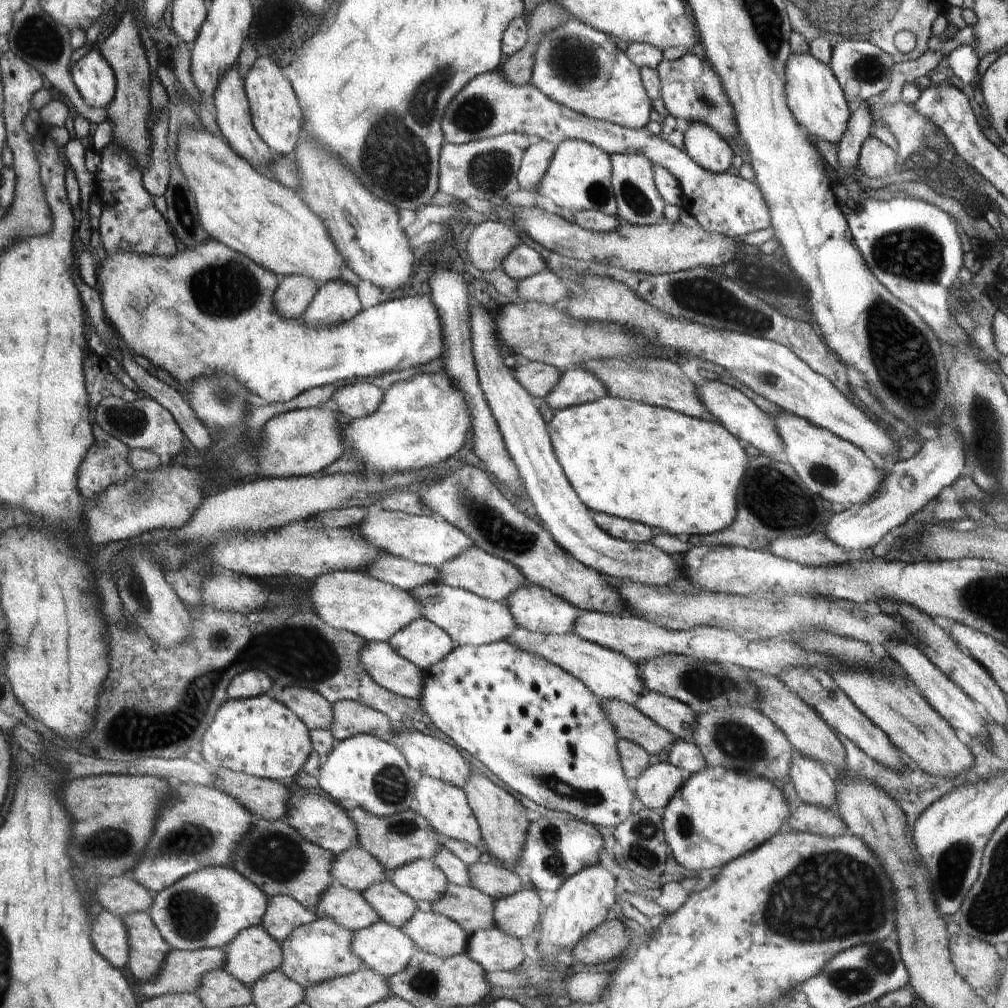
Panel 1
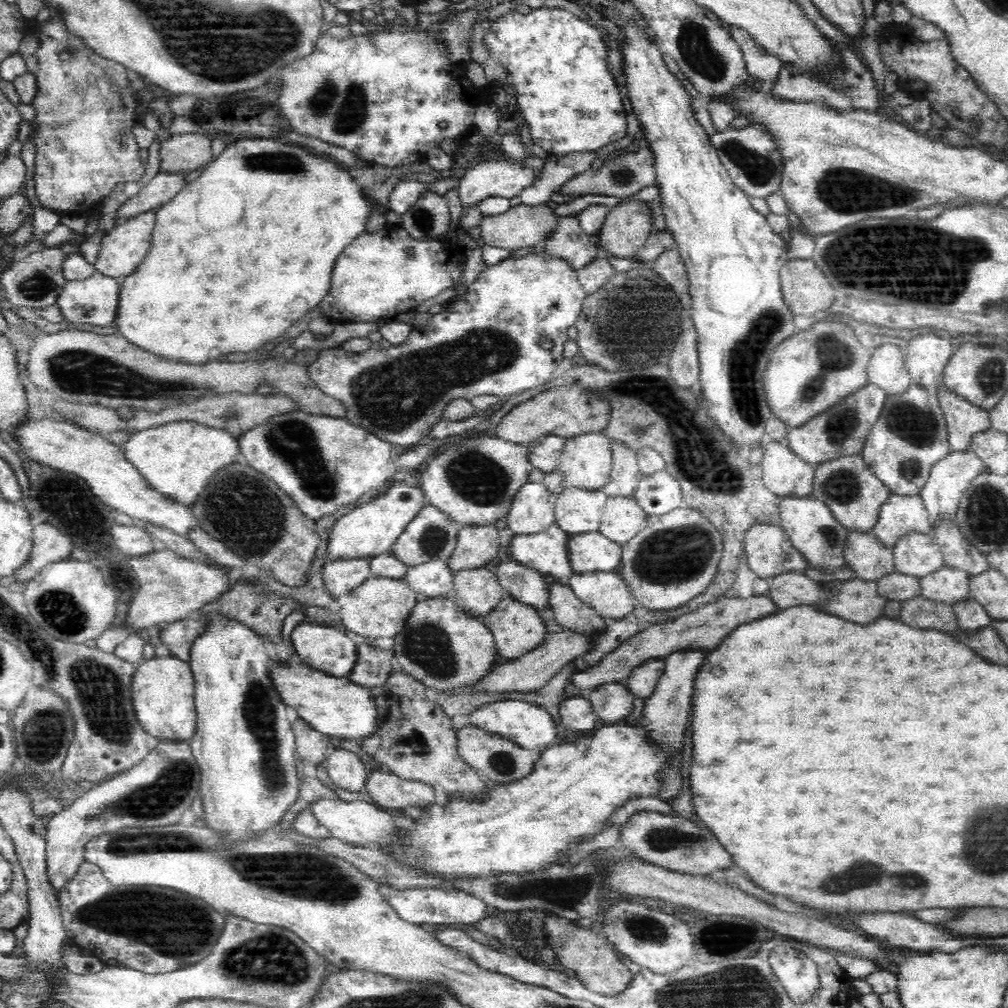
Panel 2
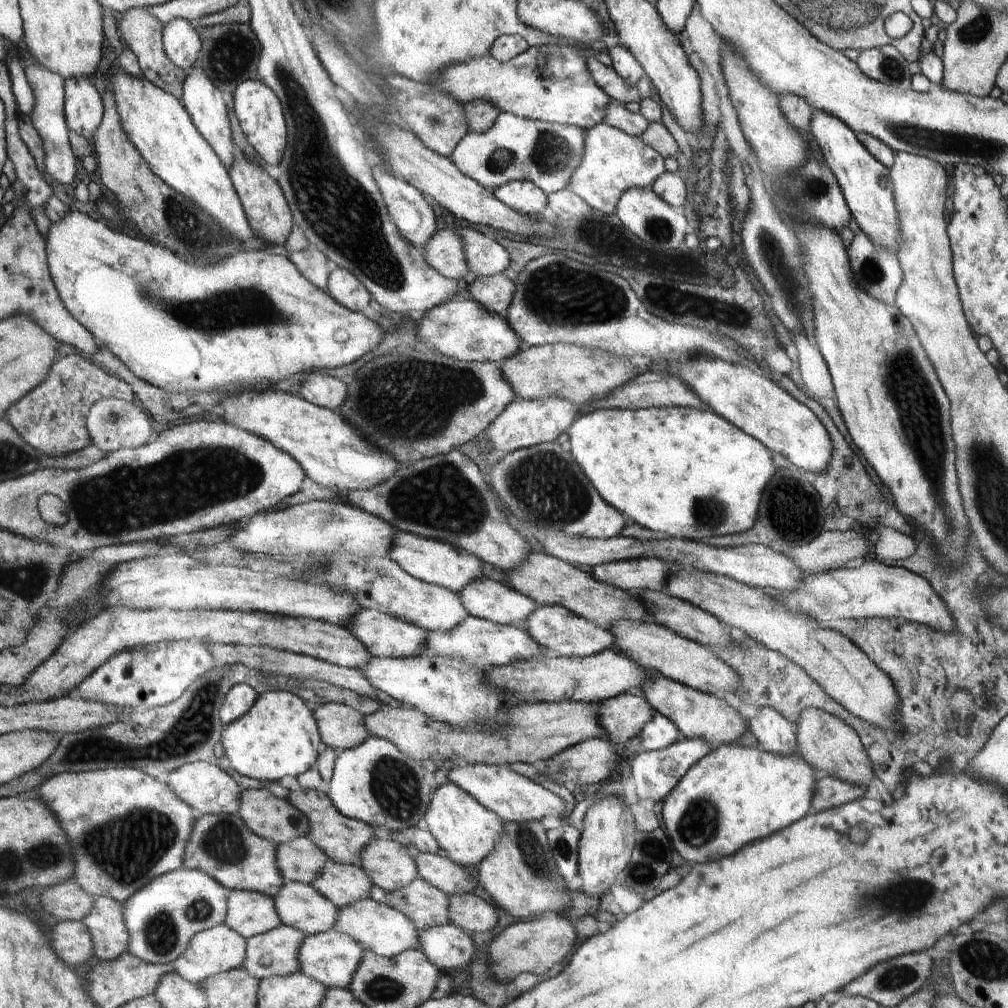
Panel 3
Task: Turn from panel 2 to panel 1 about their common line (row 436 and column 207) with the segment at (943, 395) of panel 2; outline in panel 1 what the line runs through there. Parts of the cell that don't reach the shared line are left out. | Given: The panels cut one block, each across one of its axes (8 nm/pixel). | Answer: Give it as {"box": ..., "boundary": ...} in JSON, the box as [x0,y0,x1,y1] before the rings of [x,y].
{"box":[144,948,229,999],"boundary":[[[206,948],[196,951],[174,949],[164,970],[158,974],[156,982],[148,983],[144,994],[148,999],[168,994],[199,993],[202,982],[208,974],[226,968],[229,962],[229,948]]]}

